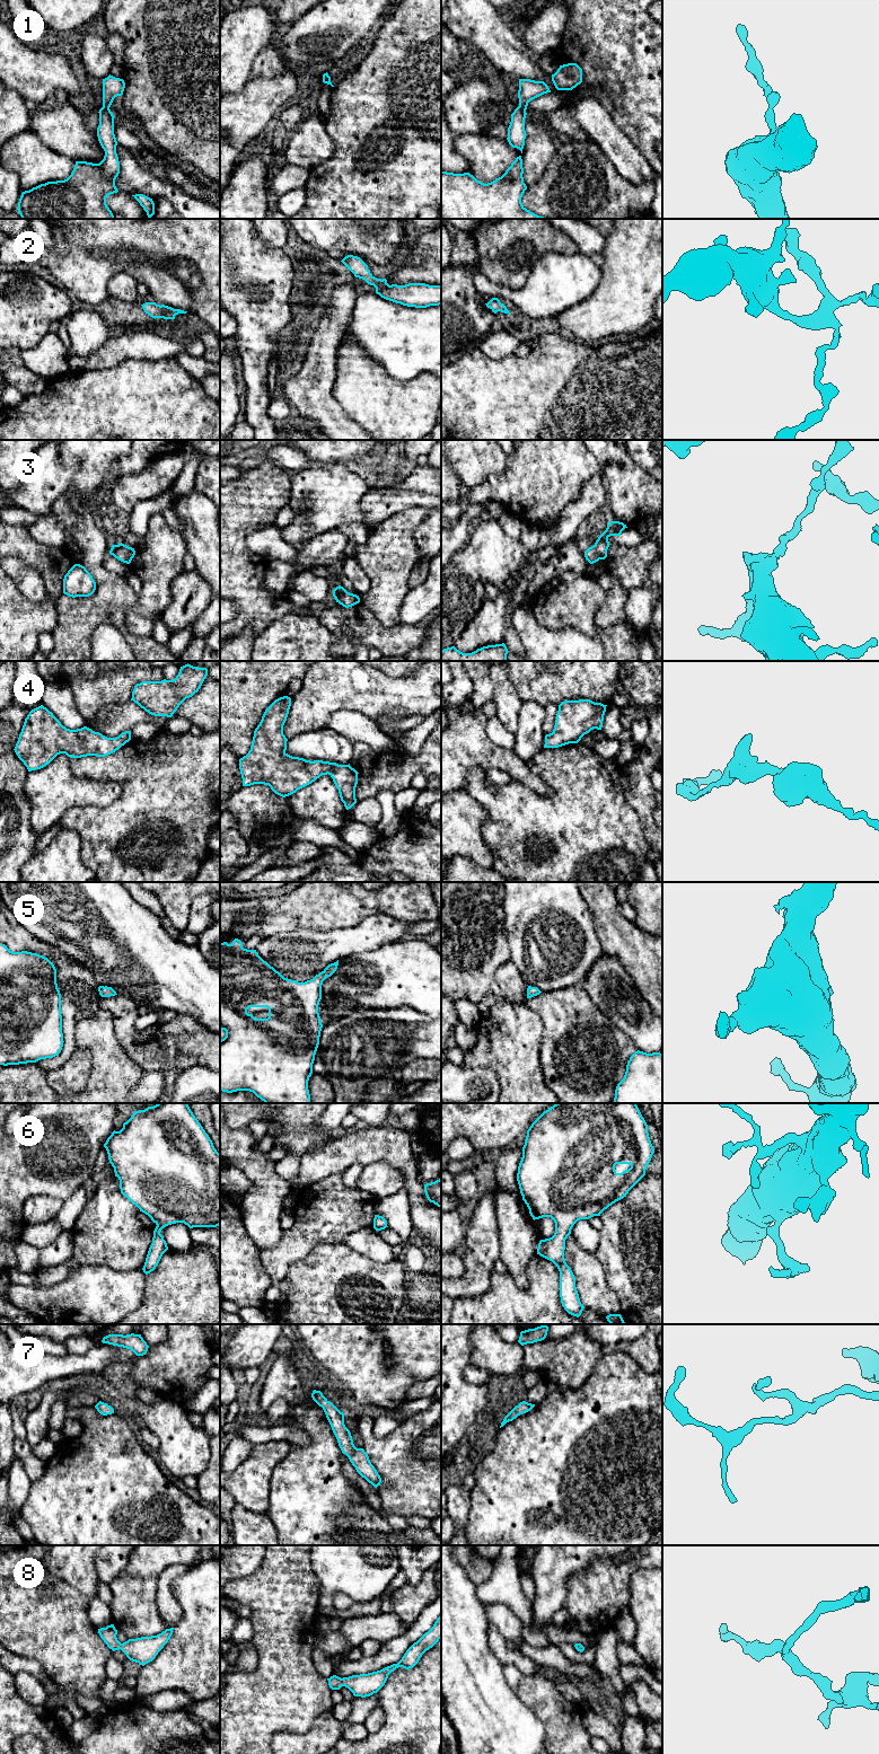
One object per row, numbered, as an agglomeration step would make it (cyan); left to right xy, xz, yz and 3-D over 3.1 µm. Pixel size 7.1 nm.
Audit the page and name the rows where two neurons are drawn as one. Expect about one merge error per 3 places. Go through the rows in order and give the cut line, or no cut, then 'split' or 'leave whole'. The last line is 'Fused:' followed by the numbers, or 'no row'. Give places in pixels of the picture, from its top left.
1: no cut; leave whole
2: no cut; leave whole
3: no cut; leave whole
4: no cut; leave whole
5: no cut; leave whole
6: no cut; leave whole
7: no cut; leave whole
8: no cut; leave whole
Fused: no row

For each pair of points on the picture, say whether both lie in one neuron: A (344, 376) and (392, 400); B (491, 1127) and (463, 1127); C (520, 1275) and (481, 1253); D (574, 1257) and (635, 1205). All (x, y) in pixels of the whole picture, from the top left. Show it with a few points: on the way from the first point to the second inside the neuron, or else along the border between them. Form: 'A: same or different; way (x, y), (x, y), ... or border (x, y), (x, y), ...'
A: same; way (356, 381), (375, 400), (380, 400)
B: same; way (484, 1127), (469, 1127)
C: different; border (498, 1232), (500, 1258)
D: different; border (594, 1254), (600, 1263), (606, 1278)

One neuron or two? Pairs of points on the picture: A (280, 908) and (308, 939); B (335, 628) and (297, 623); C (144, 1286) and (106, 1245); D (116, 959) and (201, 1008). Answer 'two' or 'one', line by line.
A: two
B: two
C: two
D: one

